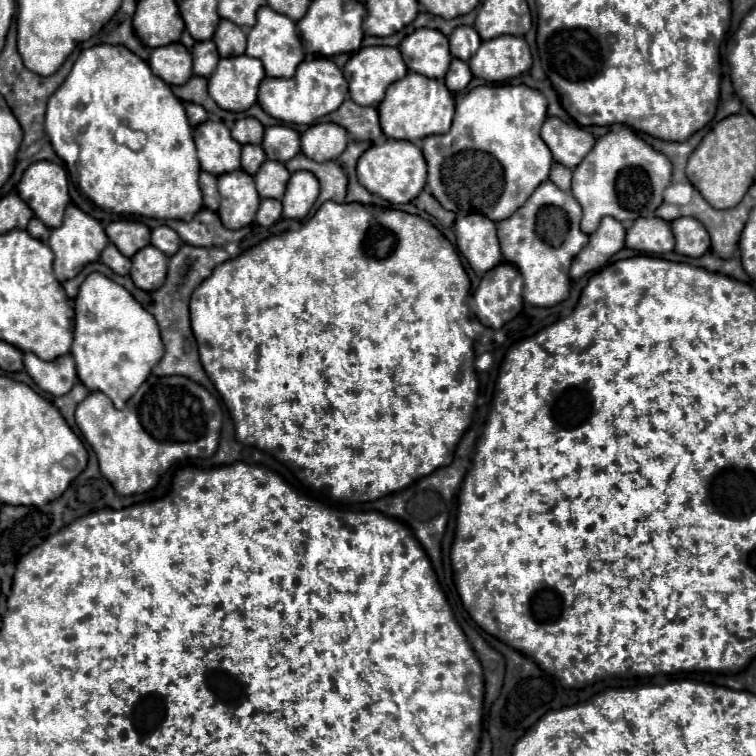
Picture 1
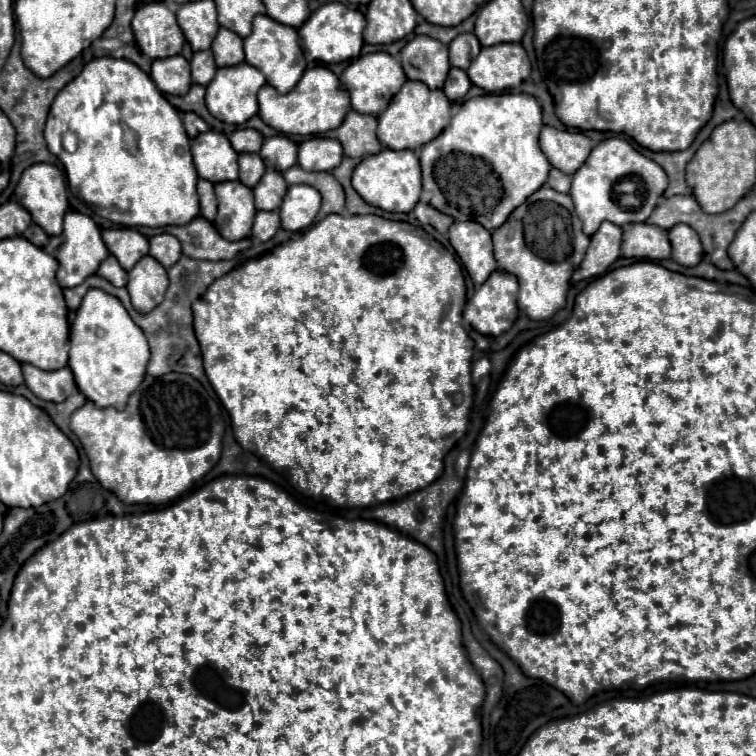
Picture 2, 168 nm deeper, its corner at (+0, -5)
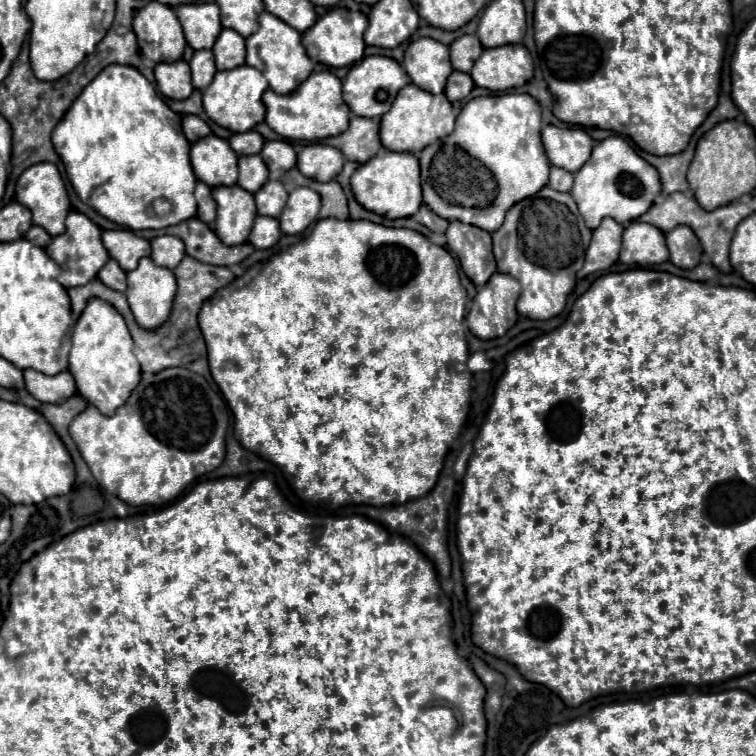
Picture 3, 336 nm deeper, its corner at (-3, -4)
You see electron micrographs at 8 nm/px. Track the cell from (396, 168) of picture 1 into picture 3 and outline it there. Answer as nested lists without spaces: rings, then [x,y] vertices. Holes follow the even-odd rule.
[[[383,150],[355,170],[351,176],[351,190],[355,194],[355,200],[369,212],[385,216],[389,220],[413,216],[421,206],[419,160],[409,152]]]

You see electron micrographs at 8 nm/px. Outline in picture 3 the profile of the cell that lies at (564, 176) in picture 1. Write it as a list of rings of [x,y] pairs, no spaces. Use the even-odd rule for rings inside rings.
[[[551,166],[551,176],[549,176],[549,186],[559,190],[559,192],[569,192],[571,186],[573,186],[573,174],[563,170],[563,168],[557,168],[557,166]]]

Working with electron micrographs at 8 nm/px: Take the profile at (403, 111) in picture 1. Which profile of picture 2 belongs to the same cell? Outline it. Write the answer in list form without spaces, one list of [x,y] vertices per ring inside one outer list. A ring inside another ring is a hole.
[[[406,81],[388,103],[388,109],[378,115],[378,137],[388,149],[418,149],[436,139],[450,123],[450,101],[440,89],[428,89],[422,81]]]

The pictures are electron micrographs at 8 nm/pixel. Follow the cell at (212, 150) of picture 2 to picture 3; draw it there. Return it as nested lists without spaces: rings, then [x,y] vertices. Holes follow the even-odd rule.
[[[215,134],[191,146],[191,166],[197,180],[205,182],[209,188],[237,182],[237,156],[231,152],[229,144]]]

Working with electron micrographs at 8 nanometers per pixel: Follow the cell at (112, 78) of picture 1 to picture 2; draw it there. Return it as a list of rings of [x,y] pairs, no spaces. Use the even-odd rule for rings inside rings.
[[[100,57],[84,65],[78,77],[74,77],[54,99],[48,113],[44,137],[50,153],[54,153],[64,166],[68,185],[74,195],[98,209],[105,219],[124,227],[166,227],[186,225],[192,217],[198,217],[200,203],[196,193],[198,173],[192,165],[190,137],[184,133],[180,111],[172,107],[158,91],[148,73],[128,59]],[[136,121],[138,151],[132,157],[122,147],[122,125]]]

